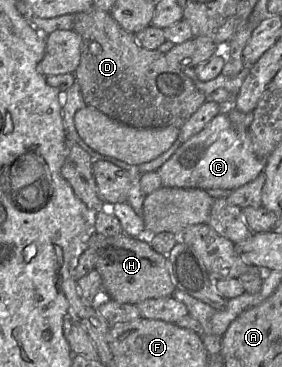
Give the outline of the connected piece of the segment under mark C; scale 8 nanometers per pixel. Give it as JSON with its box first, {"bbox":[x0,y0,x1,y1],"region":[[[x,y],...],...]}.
{"bbox":[157,111,265,191],"region":[[[220,111],[200,132],[182,143],[157,172],[164,187],[233,191],[257,178],[265,161],[253,150],[249,128],[236,129],[227,113]]]}

